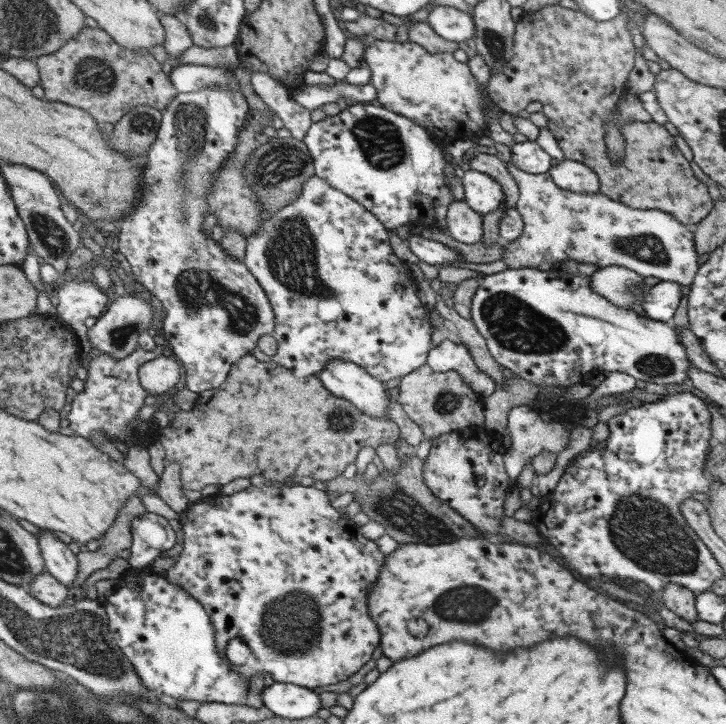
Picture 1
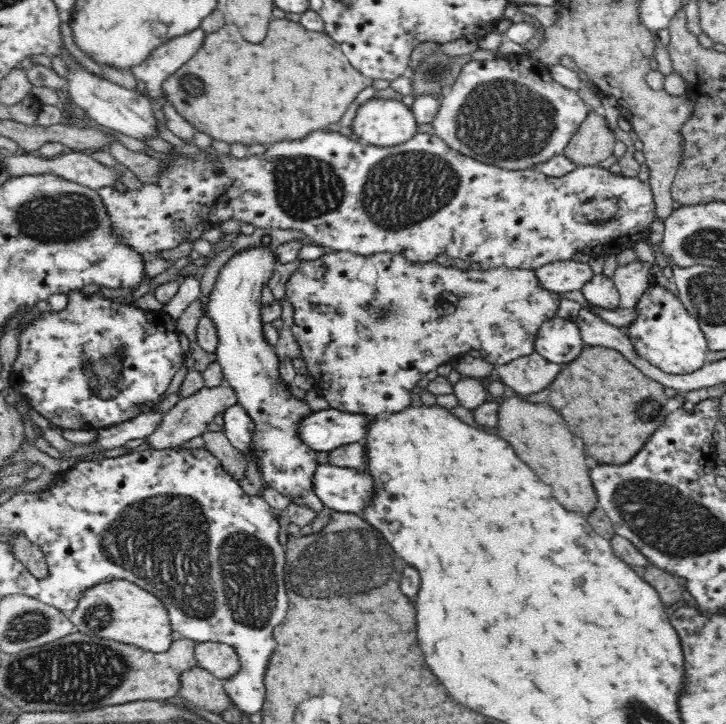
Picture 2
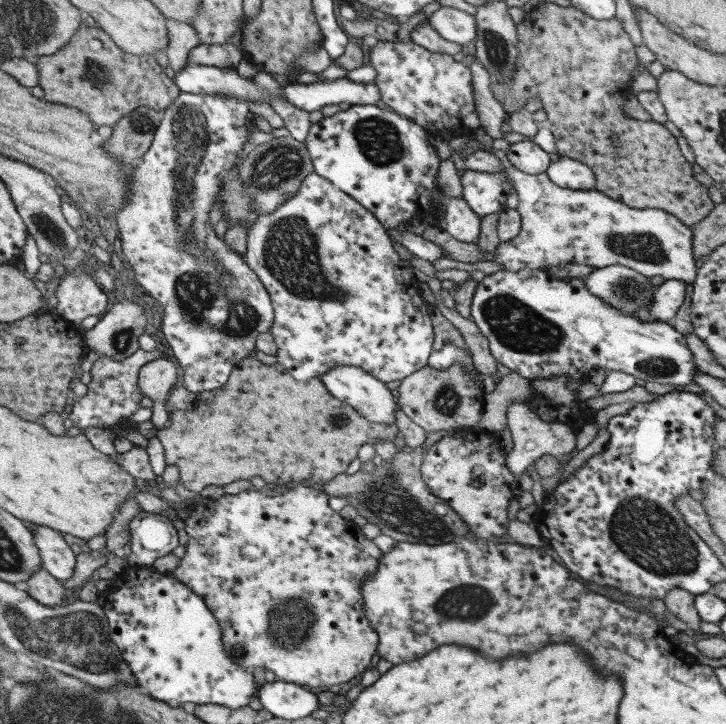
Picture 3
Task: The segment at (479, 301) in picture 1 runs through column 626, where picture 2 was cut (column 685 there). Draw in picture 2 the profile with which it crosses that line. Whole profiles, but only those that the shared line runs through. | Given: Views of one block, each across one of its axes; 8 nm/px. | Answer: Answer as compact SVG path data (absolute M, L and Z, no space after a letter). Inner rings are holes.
M652 278L635 310L638 317L628 328L628 337L641 358L667 374L691 374L705 366L709 350L706 336L699 322L673 293L657 285Z

